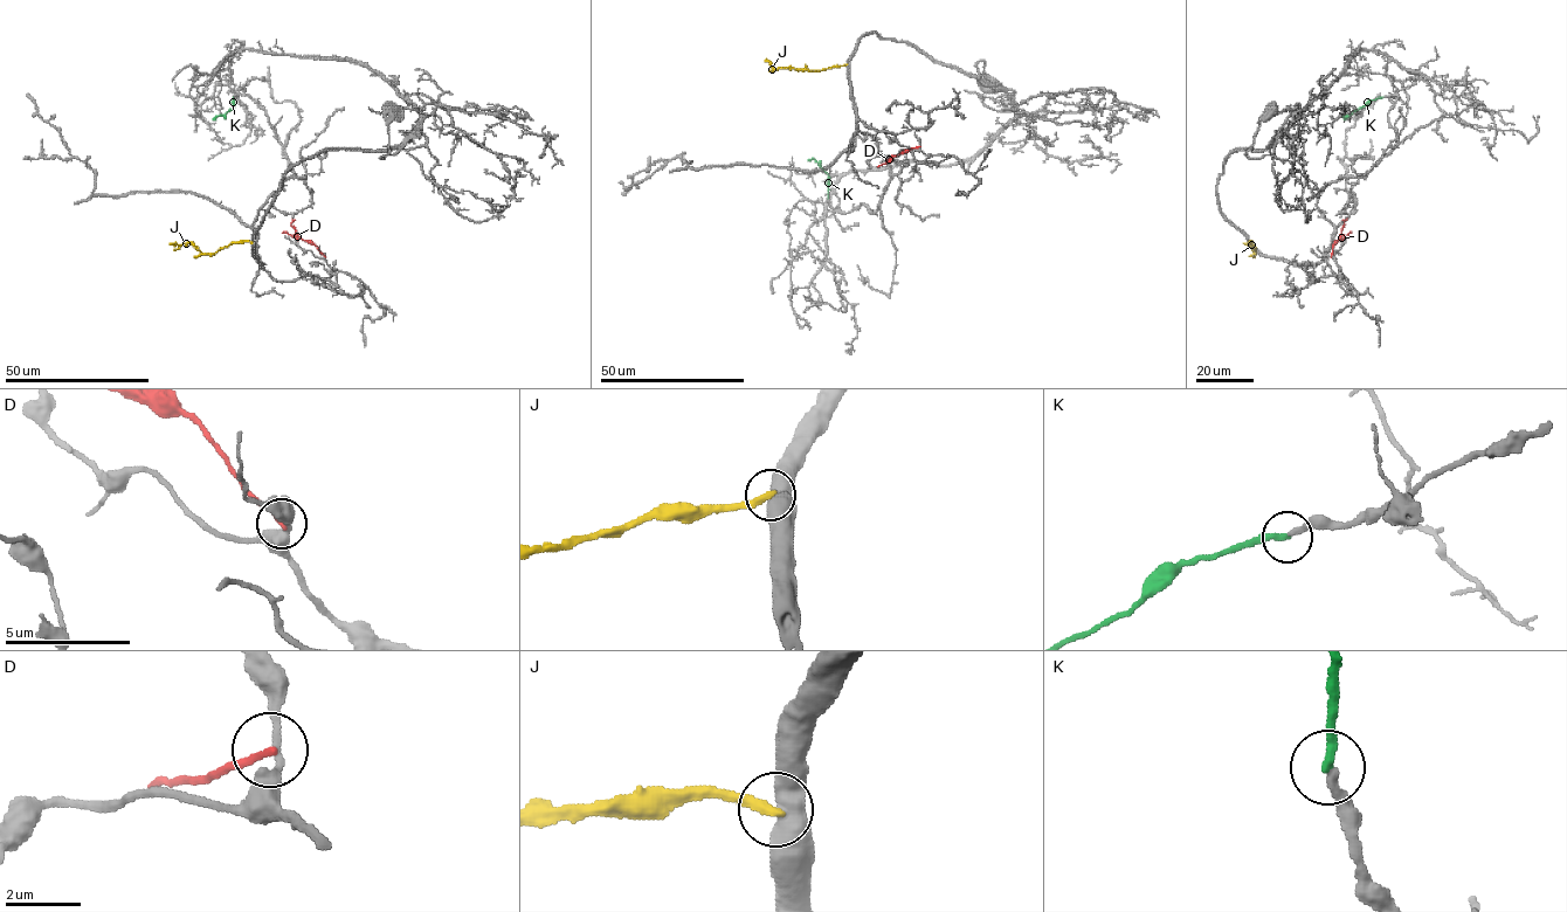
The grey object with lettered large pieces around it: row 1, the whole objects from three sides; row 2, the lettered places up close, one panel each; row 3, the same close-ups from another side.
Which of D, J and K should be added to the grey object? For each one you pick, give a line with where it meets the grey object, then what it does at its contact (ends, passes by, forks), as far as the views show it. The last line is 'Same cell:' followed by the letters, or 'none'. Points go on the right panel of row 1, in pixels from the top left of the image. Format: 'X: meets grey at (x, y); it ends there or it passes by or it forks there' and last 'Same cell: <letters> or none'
K: meets grey at (1382, 97); it ends there
Same cell: K

